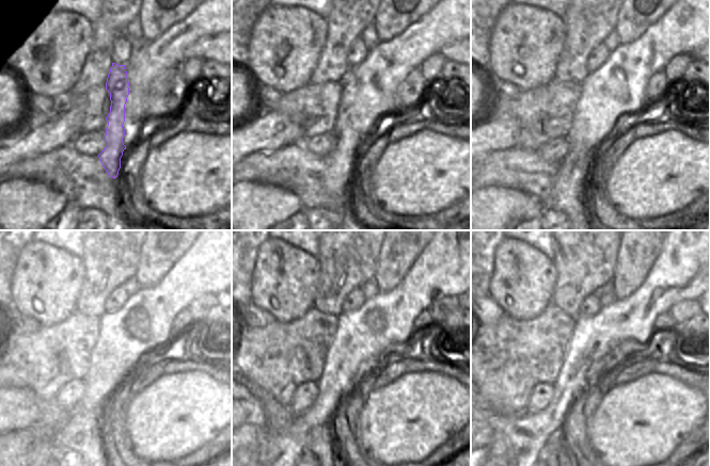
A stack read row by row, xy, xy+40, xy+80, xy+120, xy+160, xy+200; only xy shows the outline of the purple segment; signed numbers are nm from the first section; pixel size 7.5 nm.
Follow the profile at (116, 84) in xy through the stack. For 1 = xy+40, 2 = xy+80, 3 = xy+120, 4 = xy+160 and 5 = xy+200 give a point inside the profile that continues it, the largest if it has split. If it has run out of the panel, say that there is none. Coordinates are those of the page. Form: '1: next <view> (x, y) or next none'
1: next xy+40 (340, 165)
2: next xy+80 (567, 193)
3: next xy+120 (80, 434)
4: next xy+160 (317, 442)
5: next xy+200 (563, 447)

